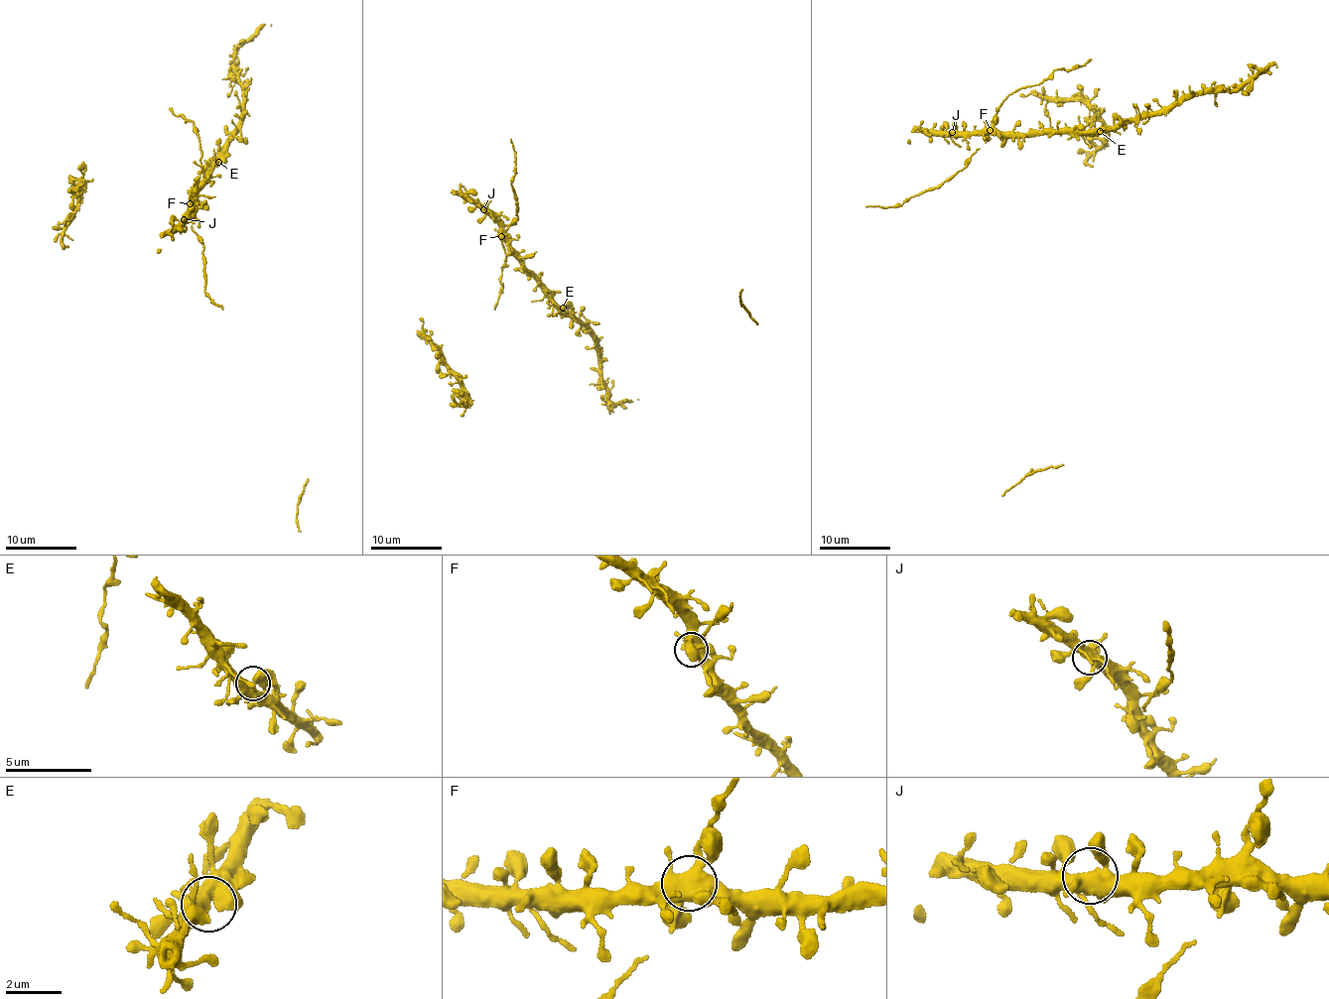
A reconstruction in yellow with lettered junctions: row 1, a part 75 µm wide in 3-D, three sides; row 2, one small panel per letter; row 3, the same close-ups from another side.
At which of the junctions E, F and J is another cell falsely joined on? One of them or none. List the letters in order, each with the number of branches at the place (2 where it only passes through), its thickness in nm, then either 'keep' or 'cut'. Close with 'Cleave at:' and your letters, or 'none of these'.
E: 6 | 480 nm | keep
F: 6 | 500 nm | keep
J: 7 | 480 nm | keep
Cleave at: none of these

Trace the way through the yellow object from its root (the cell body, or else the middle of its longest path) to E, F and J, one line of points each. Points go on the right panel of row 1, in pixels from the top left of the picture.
E: (967, 160), (972, 154), (967, 145), (970, 137), (979, 133), (1089, 134), (1100, 131)
F: (967, 160), (972, 154), (967, 145), (970, 137), (991, 130)
J: (967, 160), (972, 154), (966, 139), (952, 132)

